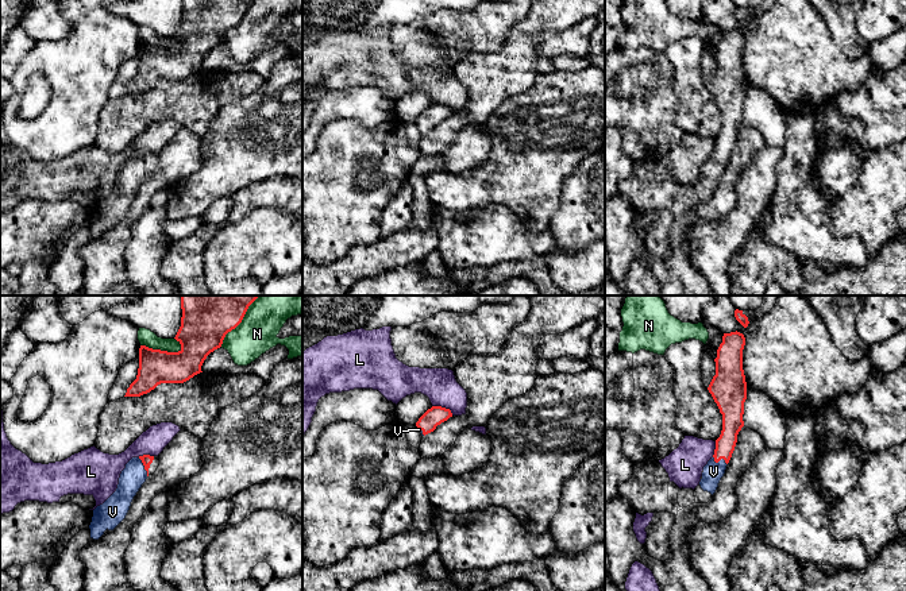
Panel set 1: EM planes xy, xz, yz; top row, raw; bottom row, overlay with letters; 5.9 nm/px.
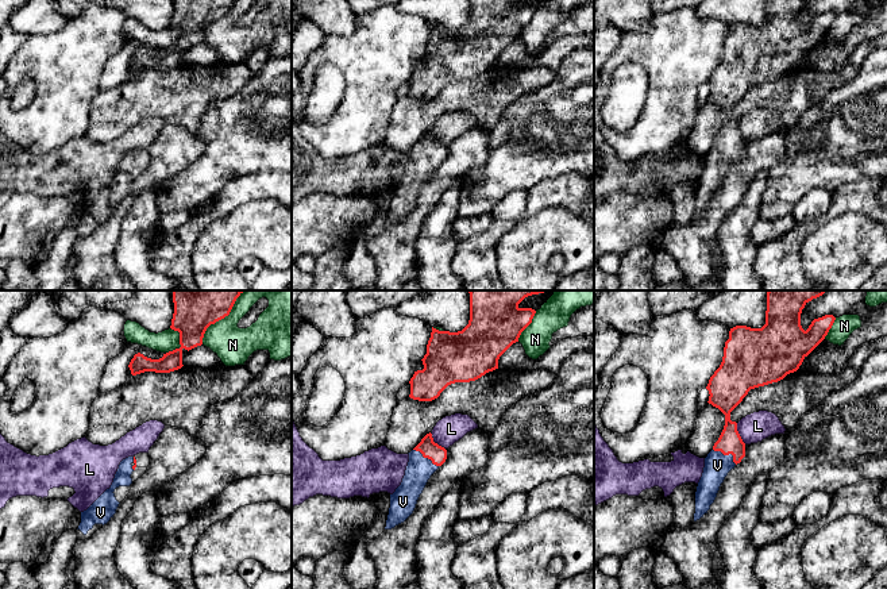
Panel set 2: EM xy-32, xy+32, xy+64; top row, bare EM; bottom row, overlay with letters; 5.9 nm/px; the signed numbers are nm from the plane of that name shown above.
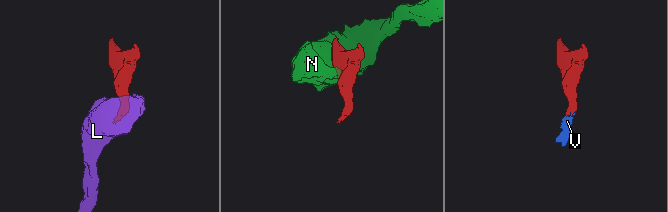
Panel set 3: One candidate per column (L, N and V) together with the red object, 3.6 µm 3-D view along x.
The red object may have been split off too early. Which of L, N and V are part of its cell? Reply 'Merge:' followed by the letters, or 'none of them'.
Merge: V

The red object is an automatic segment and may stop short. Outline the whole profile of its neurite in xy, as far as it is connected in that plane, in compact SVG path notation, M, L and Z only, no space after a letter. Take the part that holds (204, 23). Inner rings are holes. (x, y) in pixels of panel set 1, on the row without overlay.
M181 0L181 24L174 35L181 42L181 47L178 50L167 50L140 43L138 73L127 86L124 94L140 94L161 81L184 81L203 70L201 63L207 54L221 45L225 32L242 20L251 1L252 0Z

